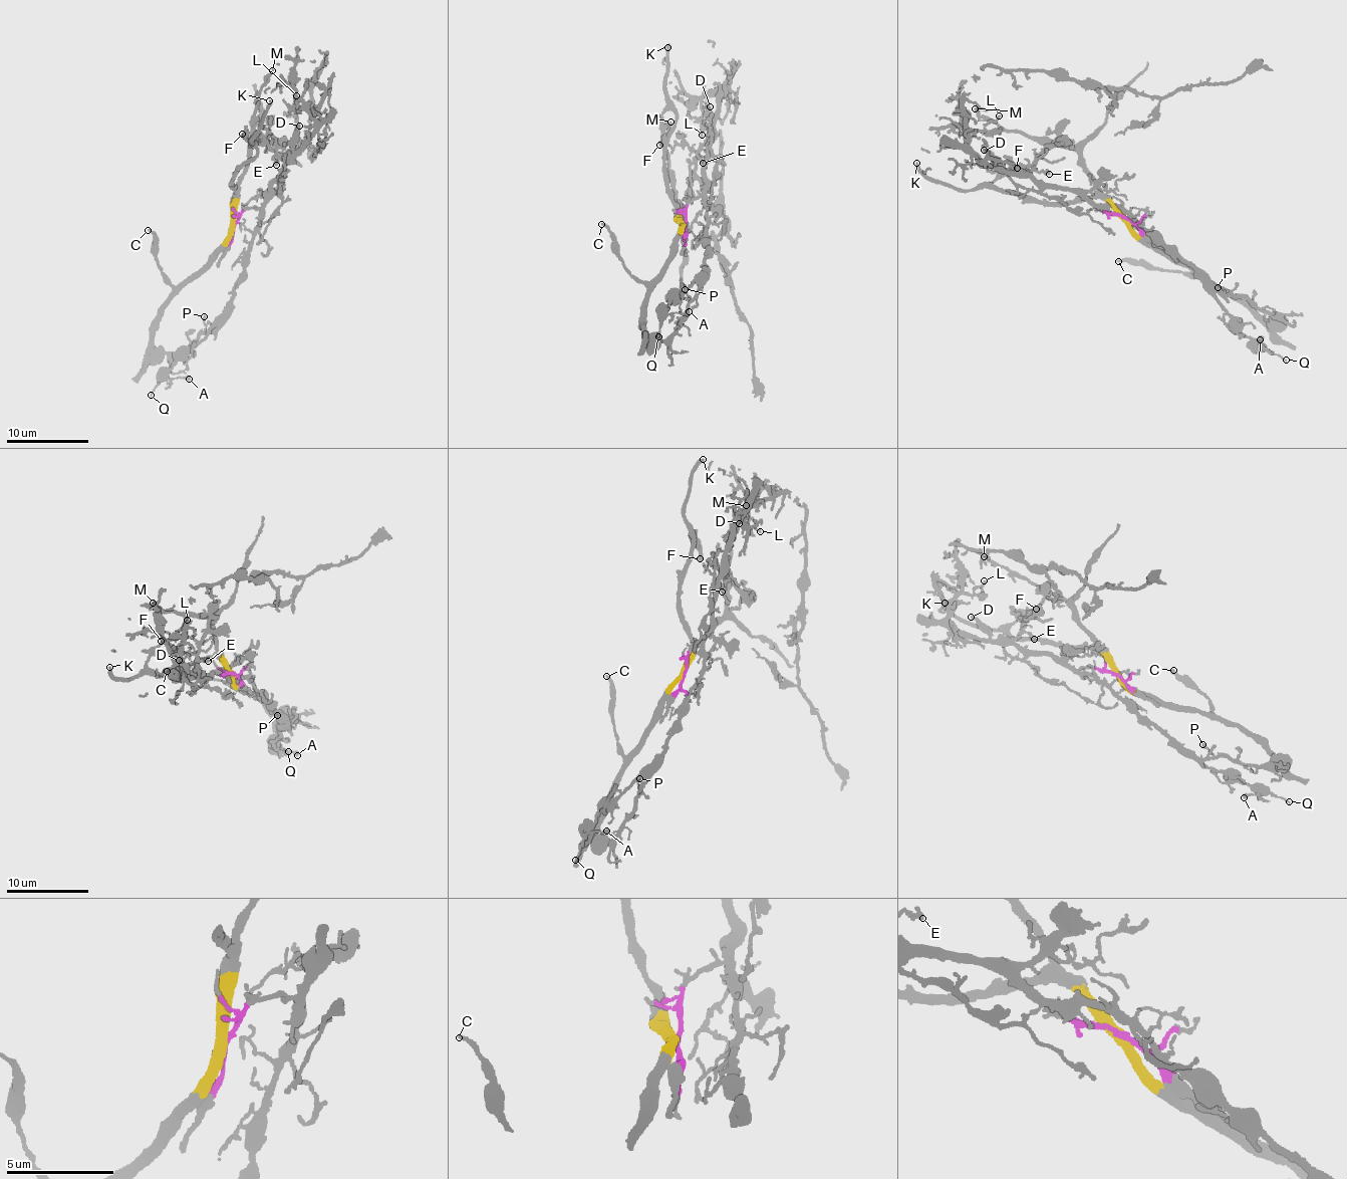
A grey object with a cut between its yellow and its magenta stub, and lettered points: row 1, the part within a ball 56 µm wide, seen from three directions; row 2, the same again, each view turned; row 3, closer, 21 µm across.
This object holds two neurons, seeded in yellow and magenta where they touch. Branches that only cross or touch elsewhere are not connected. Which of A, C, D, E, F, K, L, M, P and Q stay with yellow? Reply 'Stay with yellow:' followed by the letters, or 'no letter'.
Stay with yellow: C, F, K, M

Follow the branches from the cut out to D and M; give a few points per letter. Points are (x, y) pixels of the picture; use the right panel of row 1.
D: (1124, 218), (1107, 214), (1067, 189), (1032, 181), (1029, 175), (1007, 174), (984, 150)
M: (1124, 218), (1098, 188), (1076, 150), (1001, 130), (995, 123), (979, 118), (974, 109)

